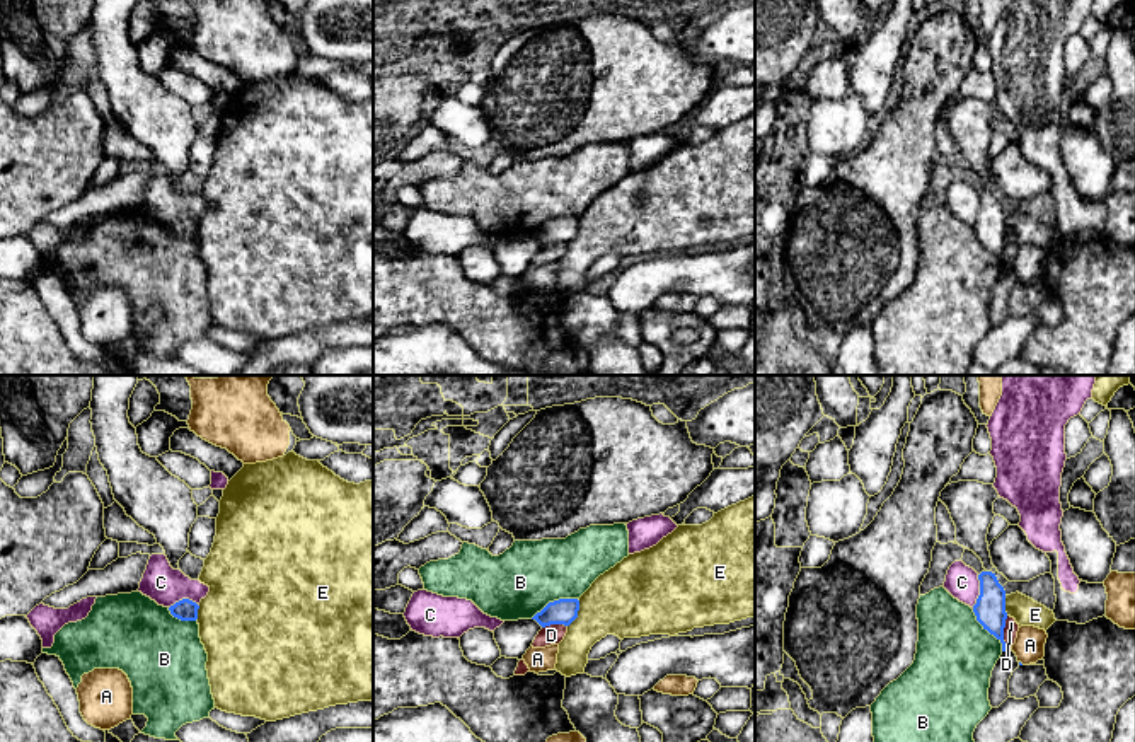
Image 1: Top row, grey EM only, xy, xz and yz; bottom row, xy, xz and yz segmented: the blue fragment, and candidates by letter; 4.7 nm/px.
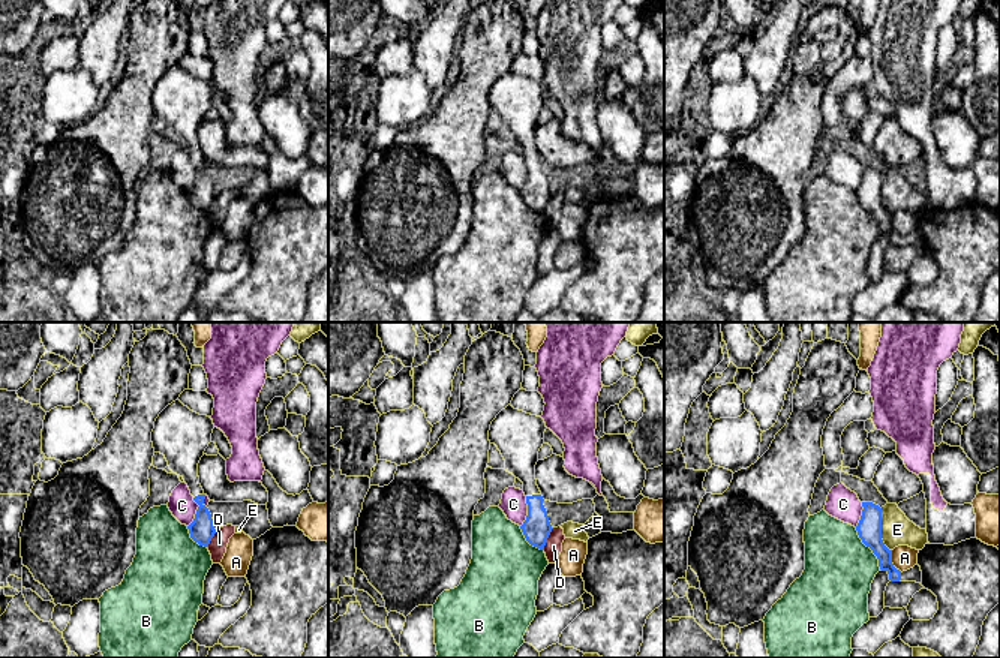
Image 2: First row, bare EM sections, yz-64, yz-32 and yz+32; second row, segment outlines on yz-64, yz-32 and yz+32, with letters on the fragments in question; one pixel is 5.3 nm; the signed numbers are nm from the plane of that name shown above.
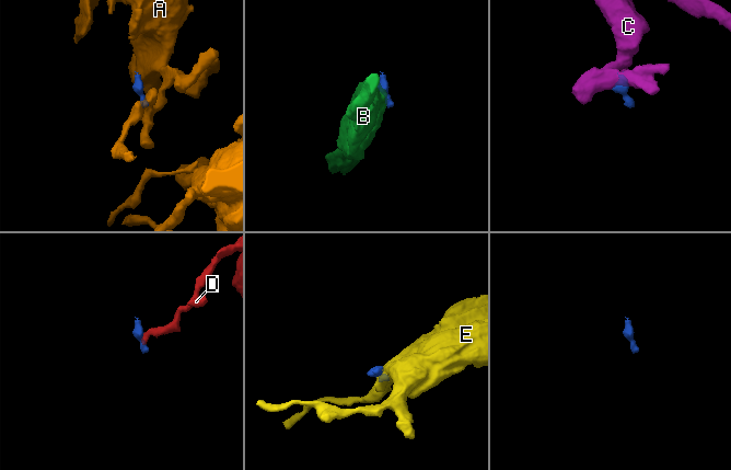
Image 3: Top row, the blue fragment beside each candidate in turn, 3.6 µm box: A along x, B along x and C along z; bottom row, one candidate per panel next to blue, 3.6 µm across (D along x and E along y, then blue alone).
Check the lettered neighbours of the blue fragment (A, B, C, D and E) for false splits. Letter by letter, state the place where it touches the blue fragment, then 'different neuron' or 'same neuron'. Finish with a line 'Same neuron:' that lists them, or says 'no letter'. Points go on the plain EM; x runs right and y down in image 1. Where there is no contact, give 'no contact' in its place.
A: no contact | different neuron
B: yz (987, 248) | different neuron
C: yz (980, 210) | different neuron
D: yz (1002, 251) | different neuron
E: xz (576, 231) | different neuron
Same neuron: no letter

